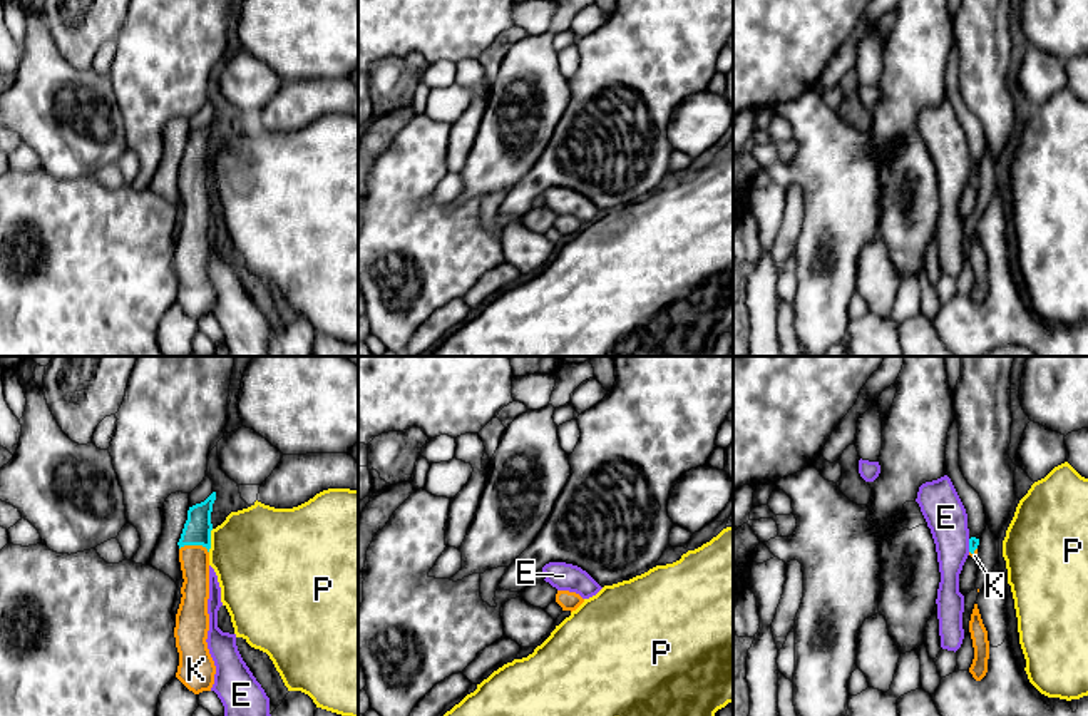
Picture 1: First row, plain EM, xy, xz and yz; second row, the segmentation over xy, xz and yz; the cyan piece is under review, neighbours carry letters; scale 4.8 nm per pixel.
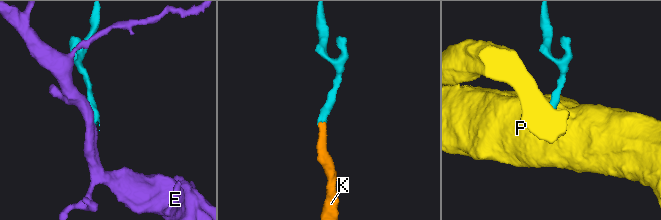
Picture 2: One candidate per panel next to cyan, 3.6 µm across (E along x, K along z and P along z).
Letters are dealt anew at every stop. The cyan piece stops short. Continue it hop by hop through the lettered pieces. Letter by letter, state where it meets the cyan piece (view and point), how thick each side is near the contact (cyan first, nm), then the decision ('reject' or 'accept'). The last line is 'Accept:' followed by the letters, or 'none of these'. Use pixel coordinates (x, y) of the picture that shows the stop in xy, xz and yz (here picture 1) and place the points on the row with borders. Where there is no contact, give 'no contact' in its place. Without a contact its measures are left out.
E: contact yz (969, 546); calibres 50 and 200 nm; reject
K: contact xy (195, 544); calibres 130 and 140 nm; accept
P: contact xy (210, 541); calibres 130 and 460 nm; reject
Accept: K

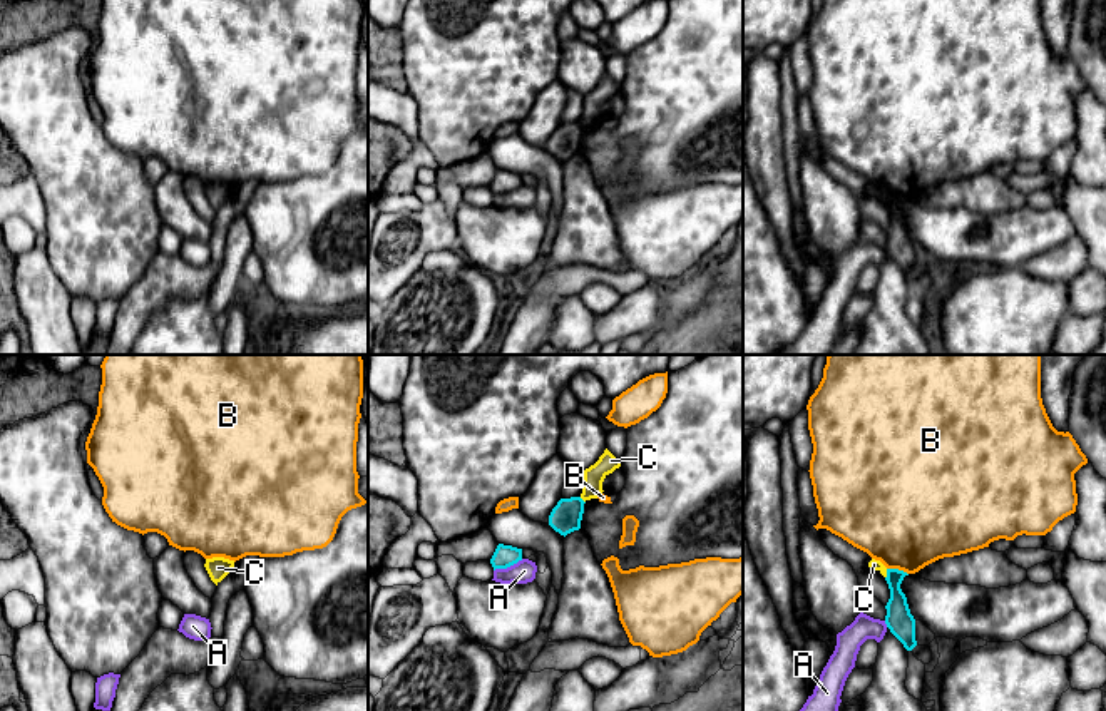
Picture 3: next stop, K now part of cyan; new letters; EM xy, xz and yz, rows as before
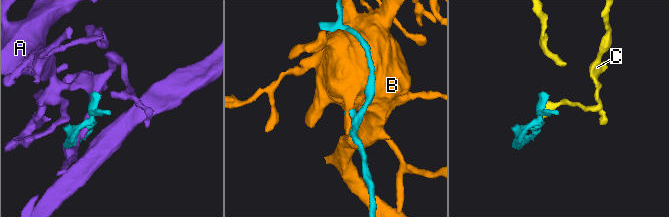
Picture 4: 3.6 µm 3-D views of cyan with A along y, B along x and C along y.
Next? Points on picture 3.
A: contact xz (507, 566); calibres 110 and 110 nm; reject
B: contact yz (897, 569); calibres 130 and 480 nm; reject
C: contact yz (887, 574); calibres 130 and 50 nm; reject
Accept: none of these

